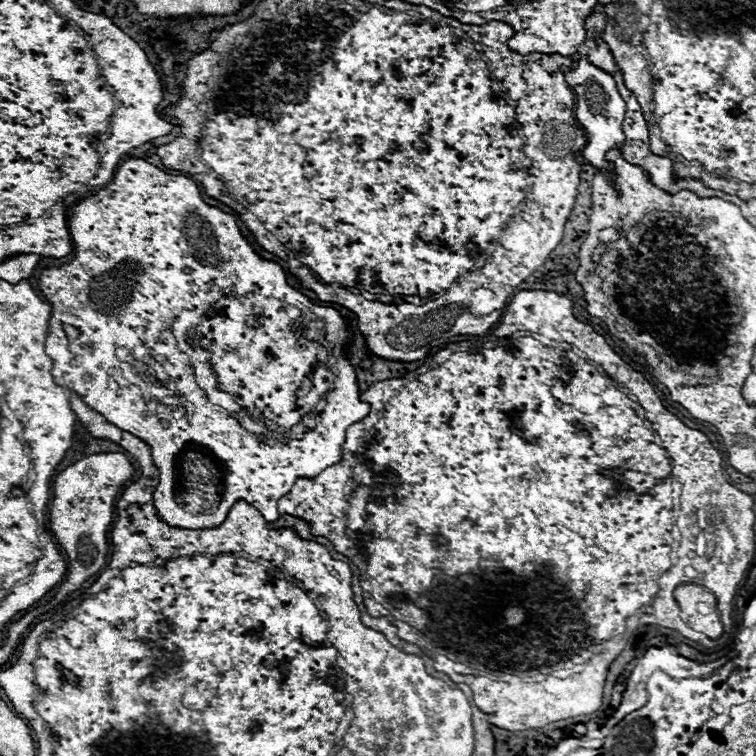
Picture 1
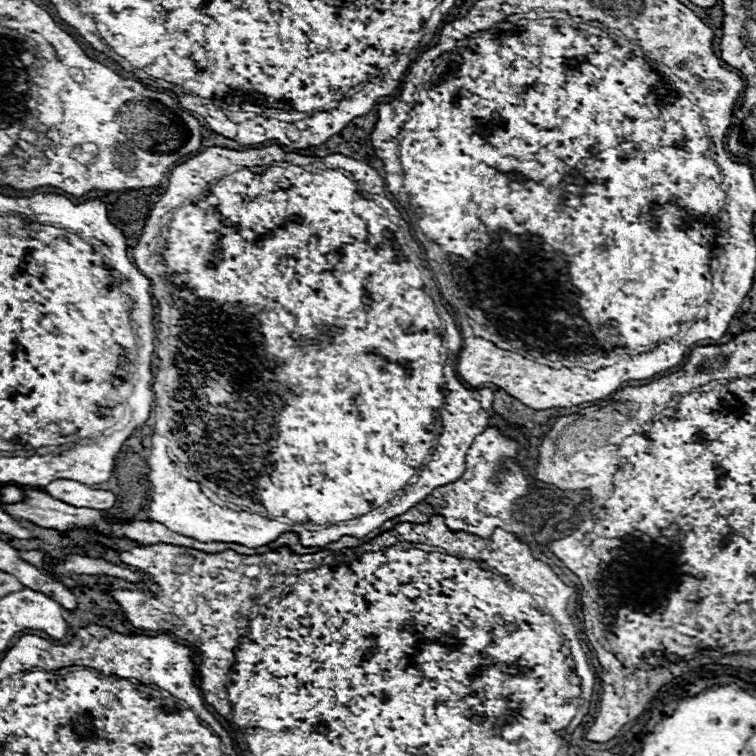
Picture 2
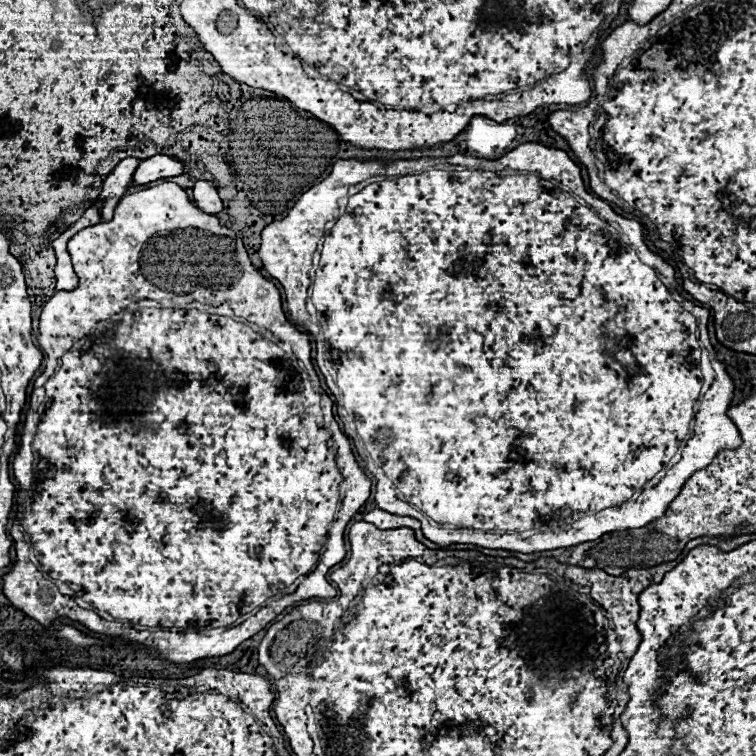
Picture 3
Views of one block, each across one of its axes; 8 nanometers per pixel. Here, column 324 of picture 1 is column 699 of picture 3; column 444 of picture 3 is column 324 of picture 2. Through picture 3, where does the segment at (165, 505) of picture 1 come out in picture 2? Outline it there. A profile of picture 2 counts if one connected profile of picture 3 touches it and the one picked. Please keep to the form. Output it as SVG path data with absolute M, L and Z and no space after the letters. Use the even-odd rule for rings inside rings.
M210 146L204 152L200 152L198 156L190 158L188 162L184 162L172 170L167 190L162 194L160 202L152 208L150 218L144 226L144 232L140 236L140 242L132 250L134 264L150 280L150 290L152 290L152 296L156 298L156 306L158 306L158 320L156 320L158 344L154 350L158 360L154 364L152 390L156 396L156 400L154 400L156 432L160 432L162 436L153 434L151 454L146 459L150 470L148 474L150 485L148 516L150 516L150 520L156 520L156 522L162 522L164 526L170 526L170 530L174 530L178 534L198 538L200 542L212 542L212 540L214 542L234 542L234 544L242 544L248 548L266 546L266 544L274 542L280 534L290 531L302 538L304 546L320 546L320 548L330 544L330 542L336 542L342 536L362 538L368 532L380 528L386 520L408 512L412 506L416 506L416 502L430 496L434 488L450 484L456 478L460 478L464 472L468 448L472 446L474 438L488 428L490 414L492 414L492 390L488 390L488 388L486 390L468 390L458 380L454 357L462 347L461 333L455 320L442 304L442 294L431 270L420 264L423 263L423 260L420 259L422 250L416 244L416 240L412 238L410 226L404 220L394 222L394 218L382 206L378 206L376 202L370 202L370 198L362 198L362 194L366 194L366 192L358 190L358 186L338 170L350 172L354 181L362 184L362 188L372 196L372 200L376 200L376 202L386 200L386 194L384 194L386 188L384 188L382 176L378 176L378 172L362 160L354 160L354 158L348 158L342 154L330 154L324 158L302 156L302 154L292 154L292 152L288 154L288 152L280 150L278 146L264 146L258 150L246 150L246 152ZM278 160L290 162L296 166L288 166L288 168L274 166L274 168L262 168L262 170L254 170L254 172L248 170L250 166L270 166ZM312 162L322 162L332 170L316 168L316 170L308 172L308 170L300 168L303 165L312 165ZM242 166L246 166L246 168L240 170ZM226 174L230 174L230 176L226 176ZM216 178L220 178L220 180L216 180ZM208 180L216 180L216 182L208 184ZM282 222L286 222L286 226L282 226ZM288 222L290 222L290 226L288 226ZM216 232L220 234L220 238ZM392 298L396 304L394 308L400 308L400 312L390 310L388 304L392 304ZM360 308L366 308L366 310L360 310ZM386 308L388 308L388 312L386 312ZM286 356L288 356L288 360L284 360ZM451 358L450 362L442 364L442 360ZM284 362L288 362L288 370L280 370L282 366L286 366ZM163 437L168 438L168 447L162 443ZM168 448L174 454L174 460L180 468L180 473L177 468L174 468L176 466L167 456ZM190 480L194 480L194 482L190 482ZM196 482L200 486L208 488L210 492L214 492L220 500L236 504L236 506L246 506L252 512L268 512L274 518L286 516L294 522L306 522L306 524L314 524L314 526L326 524L326 528L324 530L306 530L302 523L291 526L278 520L270 520L261 514L236 512L230 508L216 506L198 490ZM398 492L402 492L402 498L396 498ZM374 506L378 507L374 508ZM174 508L178 508L178 510L174 510ZM216 530L224 530L224 540L214 538L214 536L218 536L218 534L214 534Z

